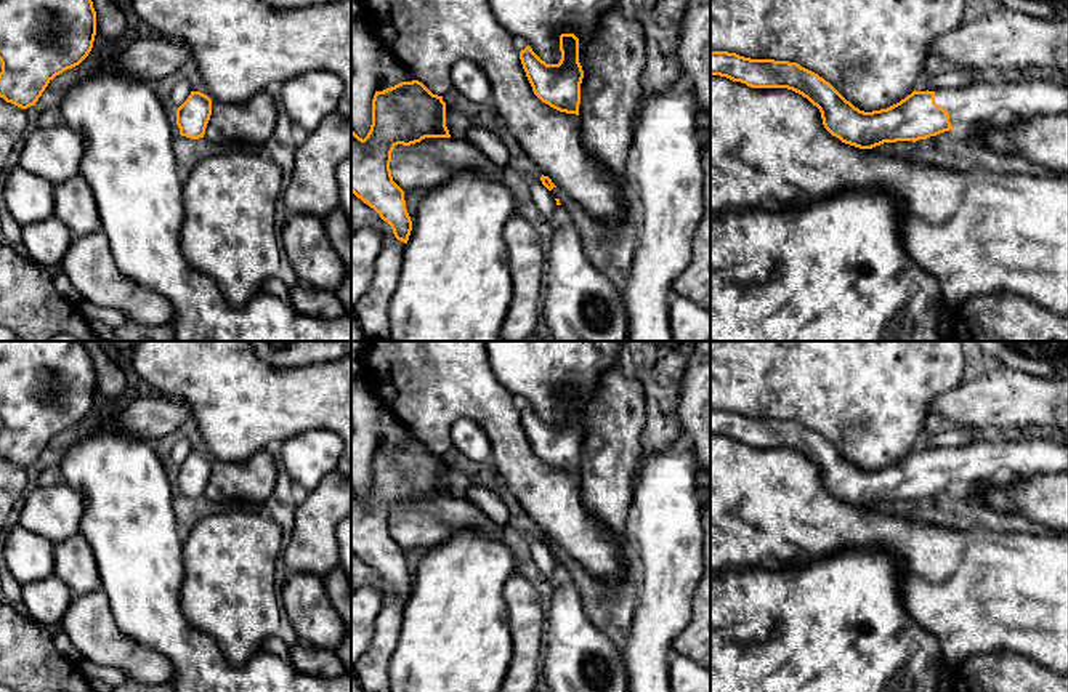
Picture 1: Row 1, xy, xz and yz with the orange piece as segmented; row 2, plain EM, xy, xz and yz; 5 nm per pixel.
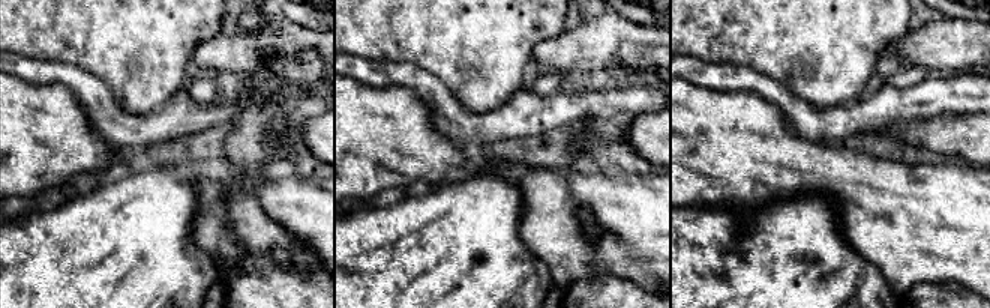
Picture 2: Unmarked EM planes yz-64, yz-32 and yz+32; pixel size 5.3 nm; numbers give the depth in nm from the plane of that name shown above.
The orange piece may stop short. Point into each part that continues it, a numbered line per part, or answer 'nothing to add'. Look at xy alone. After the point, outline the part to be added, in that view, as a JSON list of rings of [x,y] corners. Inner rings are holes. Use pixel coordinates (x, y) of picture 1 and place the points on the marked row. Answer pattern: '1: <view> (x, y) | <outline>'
nothing to add

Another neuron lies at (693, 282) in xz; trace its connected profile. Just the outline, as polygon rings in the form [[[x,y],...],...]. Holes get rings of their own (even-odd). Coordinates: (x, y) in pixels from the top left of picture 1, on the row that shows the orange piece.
[[[710,144],[702,151],[702,218],[691,242],[690,264],[674,279],[672,290],[710,309]]]

